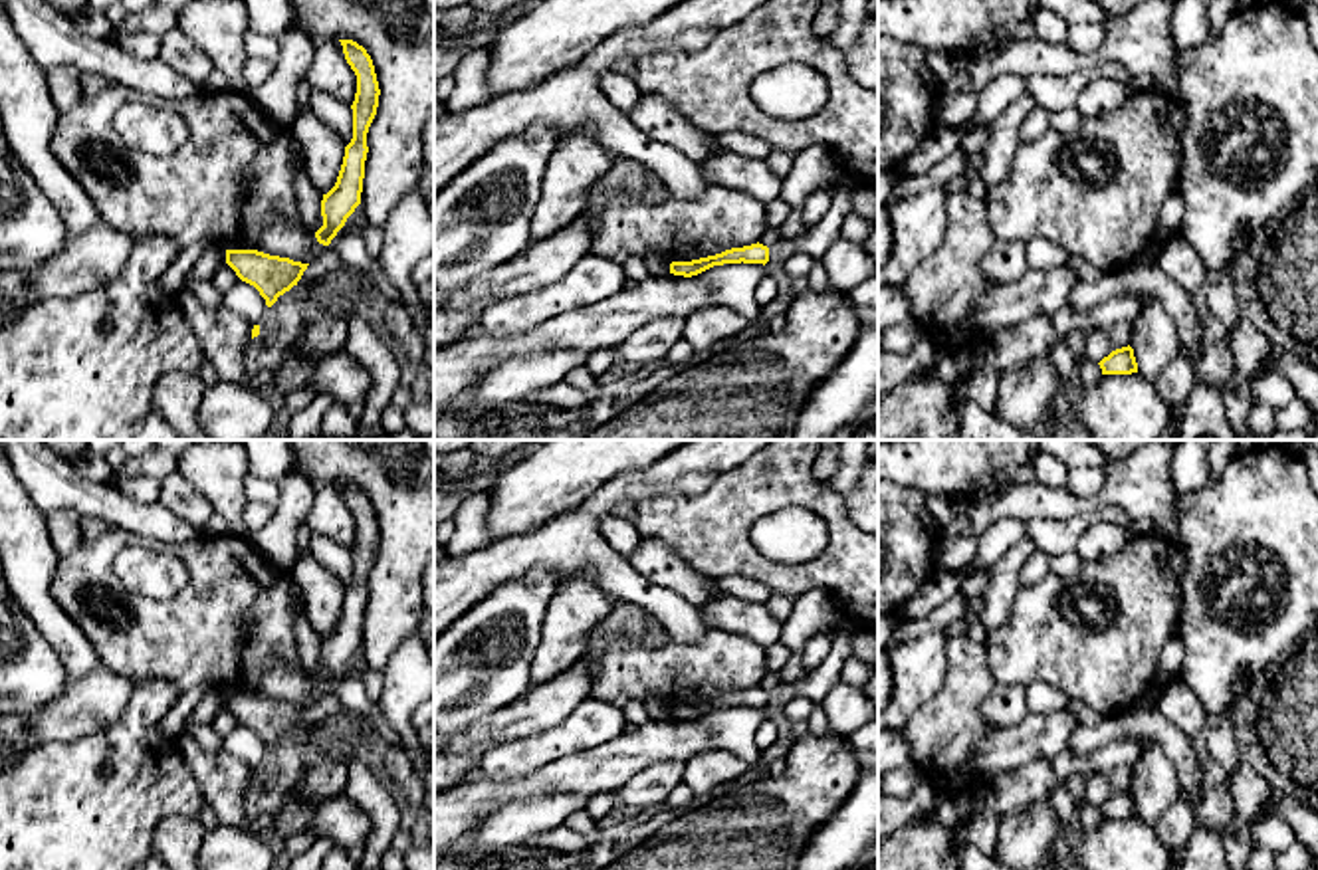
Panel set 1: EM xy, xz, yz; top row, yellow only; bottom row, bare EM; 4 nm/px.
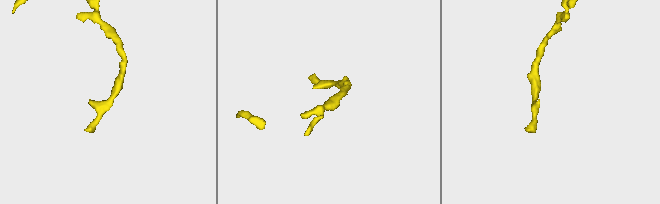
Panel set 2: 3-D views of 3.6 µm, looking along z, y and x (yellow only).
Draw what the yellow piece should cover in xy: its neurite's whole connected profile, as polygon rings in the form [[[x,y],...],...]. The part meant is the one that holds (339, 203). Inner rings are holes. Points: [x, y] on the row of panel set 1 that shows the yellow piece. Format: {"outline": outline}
{"outline": [[[339,40],[347,63],[357,75],[357,93],[353,109],[353,139],[345,147],[343,164],[335,186],[323,194],[321,216],[323,226],[315,232],[319,244],[329,246],[347,218],[361,204],[365,161],[367,161],[367,133],[379,107],[379,81],[371,55],[353,40]]]}

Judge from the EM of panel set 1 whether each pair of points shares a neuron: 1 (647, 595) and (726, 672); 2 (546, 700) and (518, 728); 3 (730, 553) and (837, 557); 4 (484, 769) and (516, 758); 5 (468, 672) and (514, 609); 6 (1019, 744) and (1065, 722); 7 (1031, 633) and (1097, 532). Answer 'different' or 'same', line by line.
1: different
2: same
3: same
4: same
5: same
6: same
7: different

